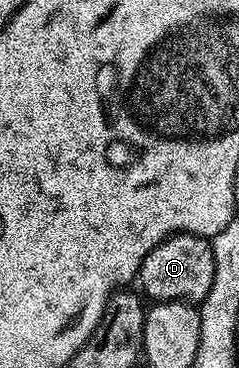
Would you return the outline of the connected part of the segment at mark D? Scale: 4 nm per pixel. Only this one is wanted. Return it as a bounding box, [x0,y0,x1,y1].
[139,235,215,305]

